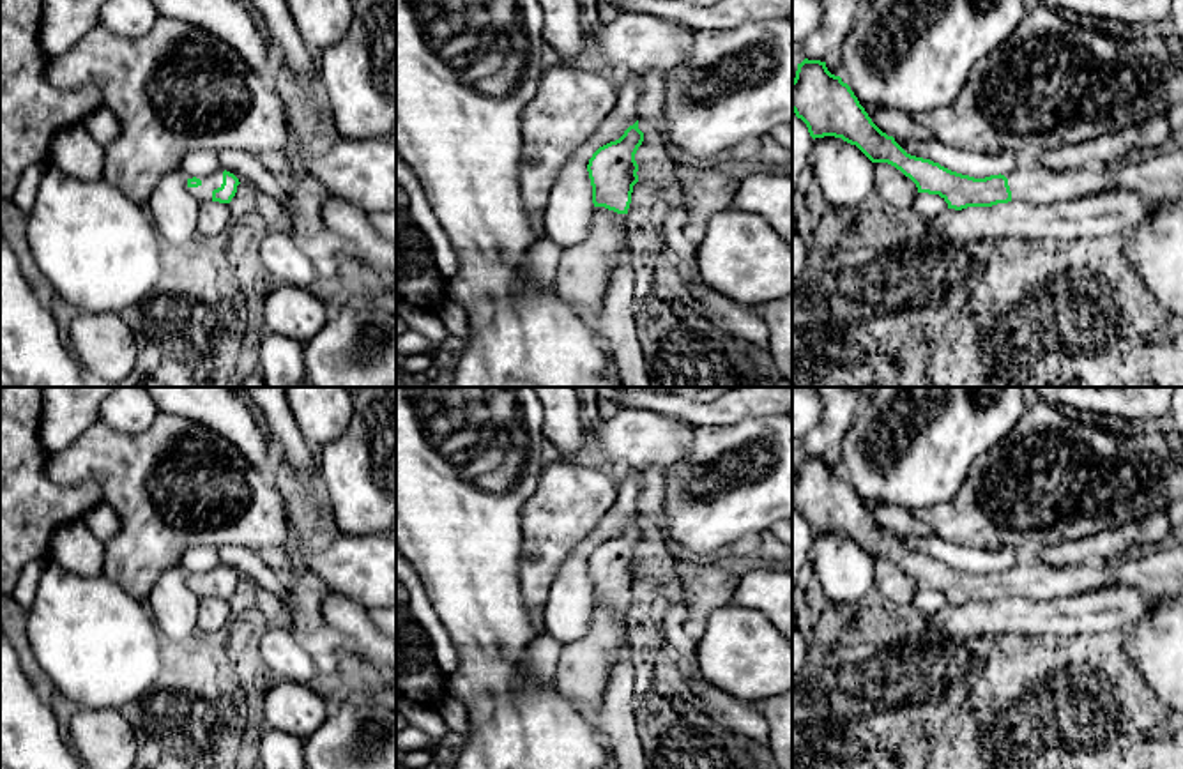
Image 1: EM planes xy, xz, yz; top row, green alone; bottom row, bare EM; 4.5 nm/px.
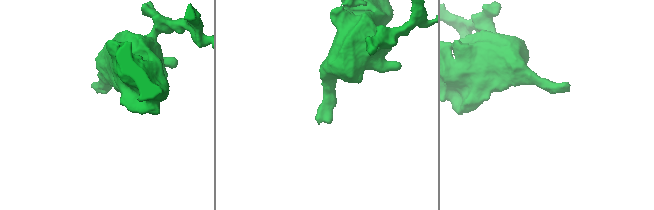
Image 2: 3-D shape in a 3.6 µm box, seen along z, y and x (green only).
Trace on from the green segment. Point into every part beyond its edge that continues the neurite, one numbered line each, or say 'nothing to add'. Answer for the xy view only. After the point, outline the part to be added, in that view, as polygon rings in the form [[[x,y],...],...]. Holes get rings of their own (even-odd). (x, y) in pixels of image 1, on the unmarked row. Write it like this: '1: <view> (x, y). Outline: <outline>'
1: xy (204, 561). Outline: [[[205,544],[189,548],[180,566],[187,575],[200,575],[202,580],[198,583],[189,583],[189,589],[200,598],[207,599],[212,596],[212,587],[221,583],[225,564],[218,557],[218,550]]]

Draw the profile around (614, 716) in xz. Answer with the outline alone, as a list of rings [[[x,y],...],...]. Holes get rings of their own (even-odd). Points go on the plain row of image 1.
[[[628,642],[608,670],[598,705],[582,702],[578,712],[608,739],[619,769],[645,769],[633,704],[633,665],[638,654]]]

